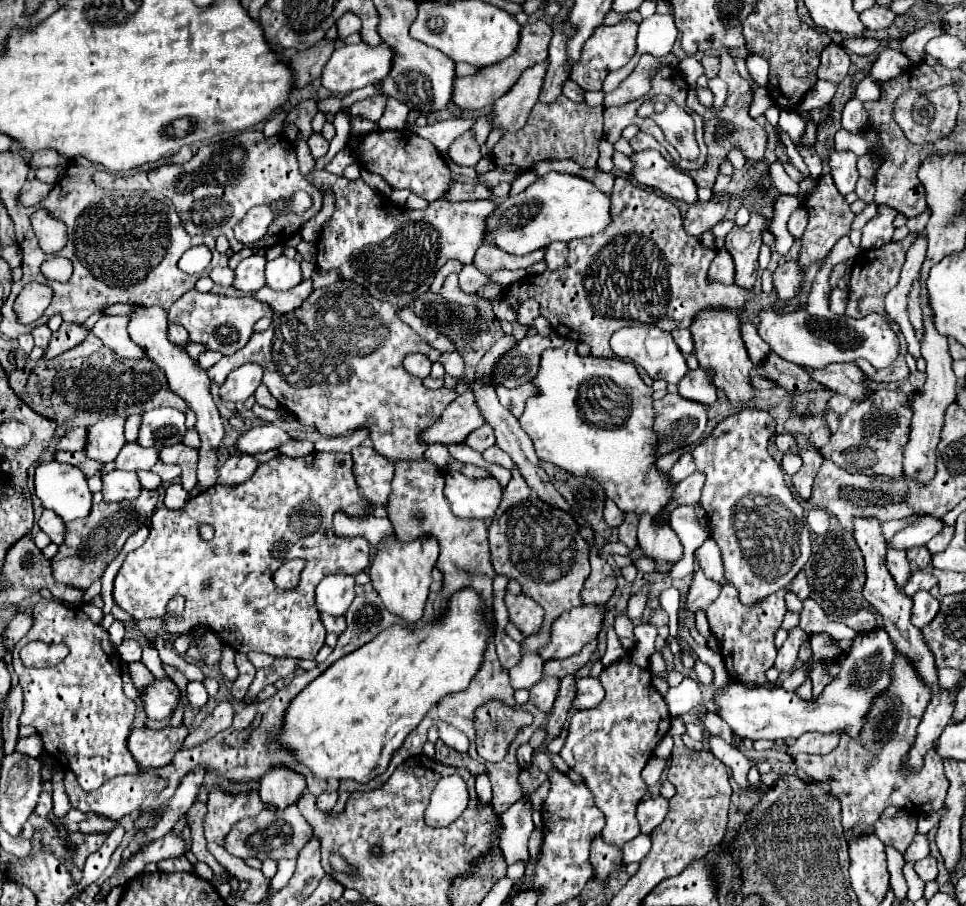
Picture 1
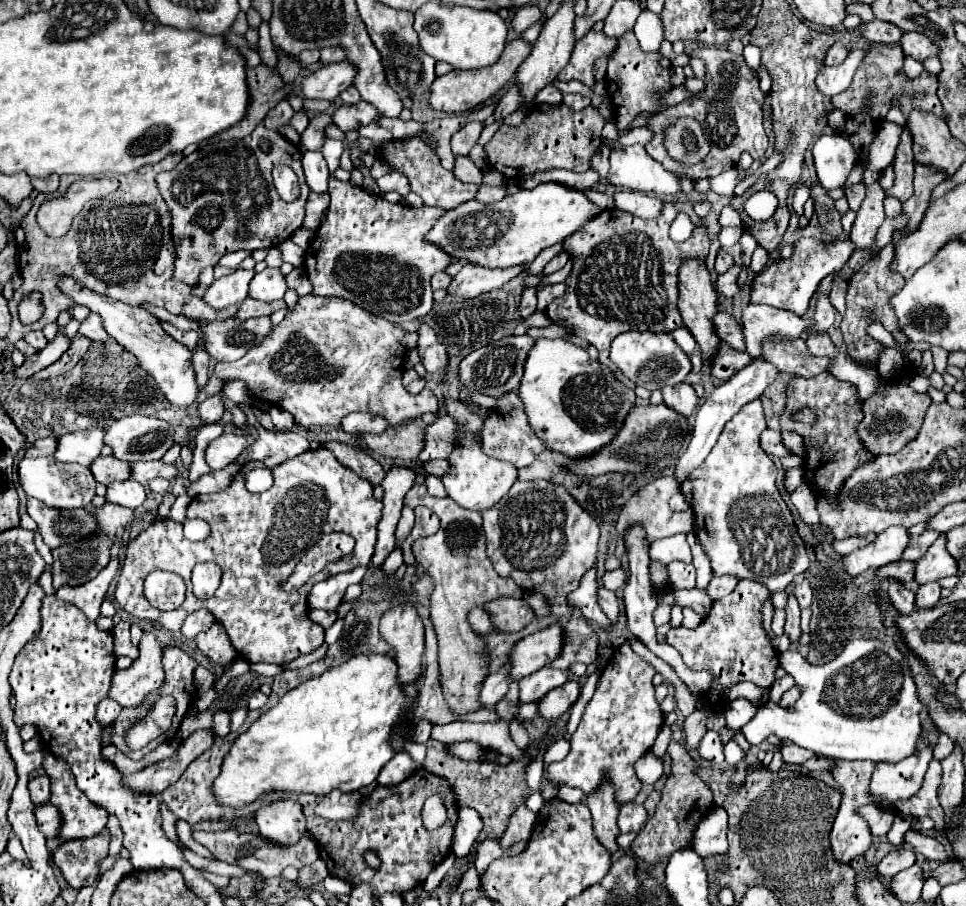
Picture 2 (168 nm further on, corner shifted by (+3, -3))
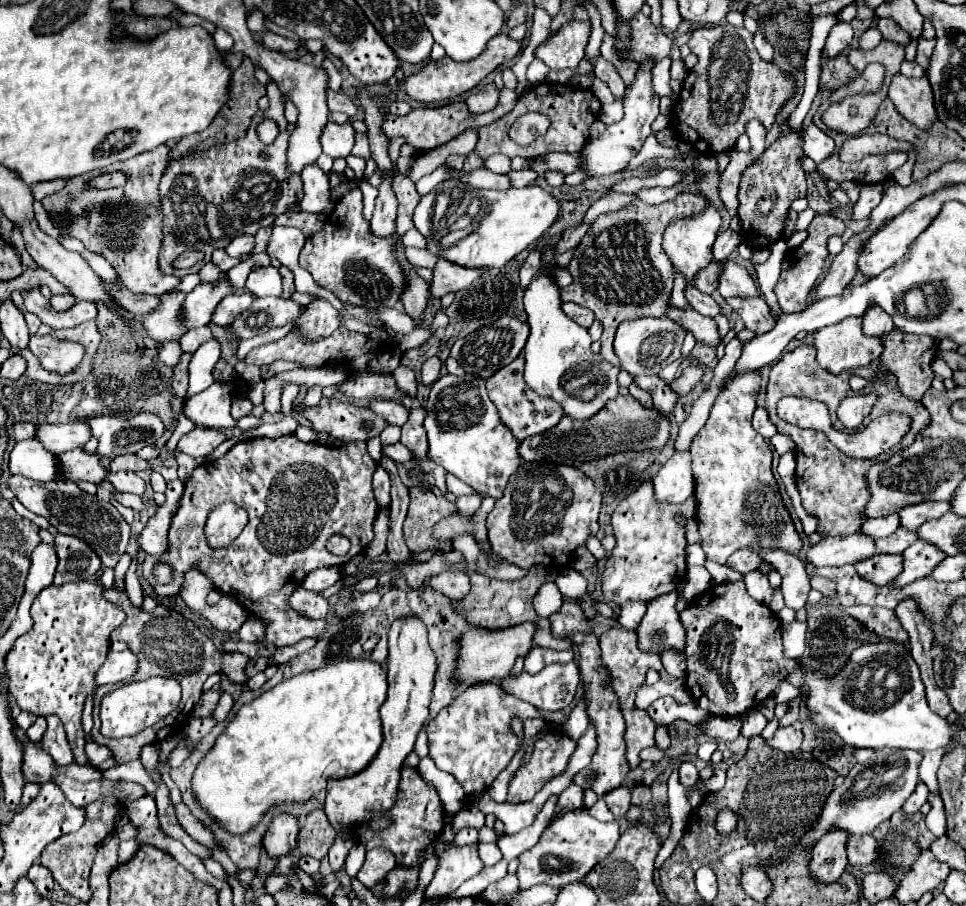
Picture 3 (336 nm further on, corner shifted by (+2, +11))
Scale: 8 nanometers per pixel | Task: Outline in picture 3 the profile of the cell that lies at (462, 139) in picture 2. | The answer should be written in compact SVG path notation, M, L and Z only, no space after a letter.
M491 82L487 86L483 86L479 92L471 94L467 98L467 106L473 114L481 114L481 112L489 112L497 106L497 100L499 100L499 90L497 86Z

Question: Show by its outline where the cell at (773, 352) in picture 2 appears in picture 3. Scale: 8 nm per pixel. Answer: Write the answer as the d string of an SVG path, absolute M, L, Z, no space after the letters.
M753 296L753 298L727 298L725 300L735 312L739 312L739 316L743 318L745 326L753 332L767 332L773 328L775 320L769 316L769 306L761 296Z

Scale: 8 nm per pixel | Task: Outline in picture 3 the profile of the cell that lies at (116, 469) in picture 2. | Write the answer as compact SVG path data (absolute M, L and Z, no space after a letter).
M83 448L61 452L59 462L63 464L63 480L73 480L73 482L87 480L93 484L101 484L107 476L107 470L103 470L99 456L87 454Z

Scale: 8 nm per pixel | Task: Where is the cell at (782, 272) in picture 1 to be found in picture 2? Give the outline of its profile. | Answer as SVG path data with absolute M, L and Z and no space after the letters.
M800 238L794 242L794 252L788 260L778 260L764 272L756 274L754 286L752 286L752 302L754 304L768 304L774 308L790 310L794 314L804 314L808 308L808 302L812 294L816 292L820 280L832 272L840 272L842 266L850 260L850 254L854 254L856 246L850 240L834 240L834 242L822 242L816 238Z

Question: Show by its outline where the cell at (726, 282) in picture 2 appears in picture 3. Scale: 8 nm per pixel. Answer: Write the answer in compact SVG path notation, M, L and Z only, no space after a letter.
M711 262L707 268L701 268L701 272L695 274L695 288L699 288L703 294L711 294L717 288L717 276L719 276L719 262Z

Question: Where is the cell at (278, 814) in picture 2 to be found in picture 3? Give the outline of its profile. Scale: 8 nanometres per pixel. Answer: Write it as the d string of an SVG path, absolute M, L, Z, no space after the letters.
M279 814L277 818L273 818L273 822L263 838L267 856L273 860L279 860L281 856L289 854L297 846L297 834L299 834L297 818L287 816L287 814Z

